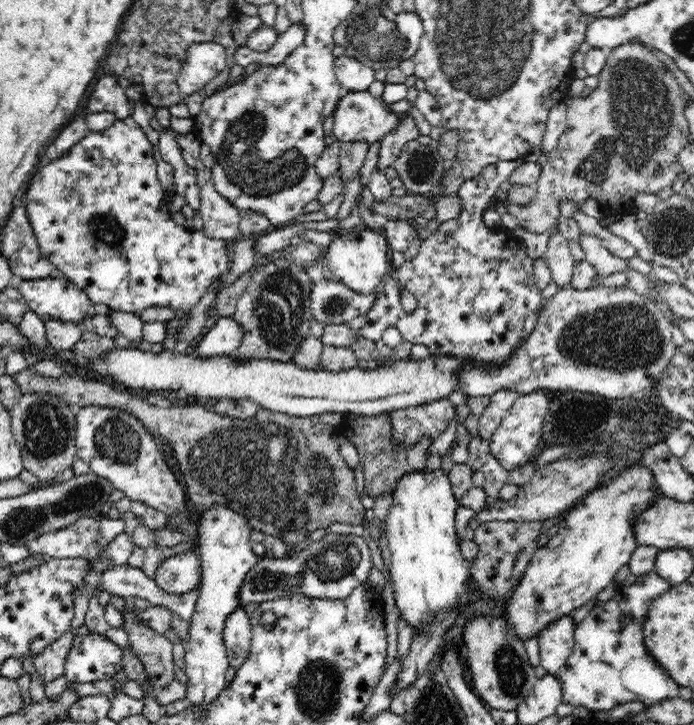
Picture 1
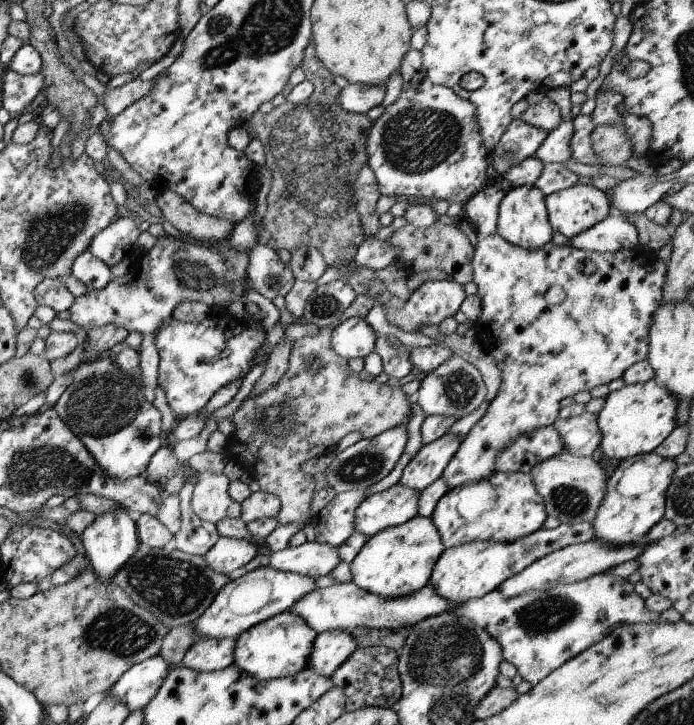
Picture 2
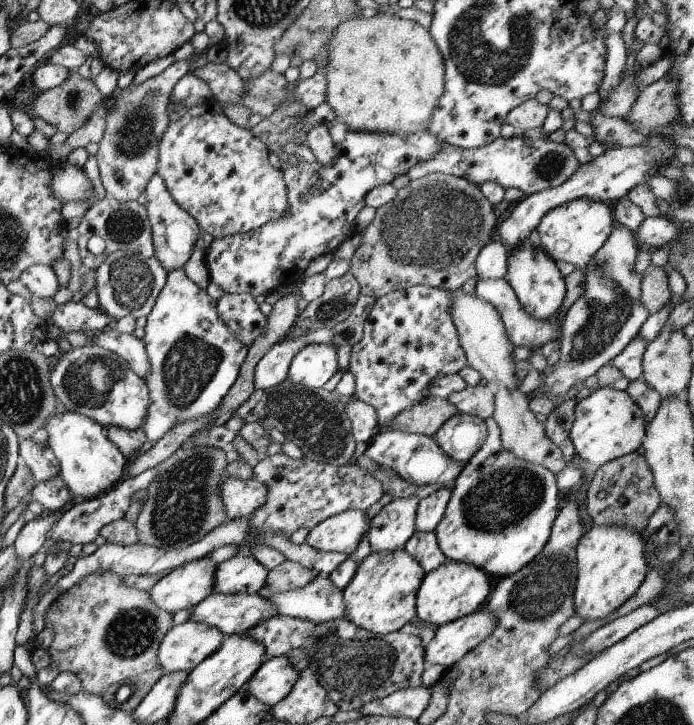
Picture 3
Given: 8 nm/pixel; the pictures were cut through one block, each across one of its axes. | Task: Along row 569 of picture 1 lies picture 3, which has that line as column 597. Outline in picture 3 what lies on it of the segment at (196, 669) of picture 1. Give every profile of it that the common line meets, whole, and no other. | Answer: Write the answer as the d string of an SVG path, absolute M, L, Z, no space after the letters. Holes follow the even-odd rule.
M585 198L560 204L541 216L535 228L539 235L539 246L553 261L571 262L573 266L583 271L587 266L587 260L591 260L591 256L605 242L613 228L612 212L610 205Z

